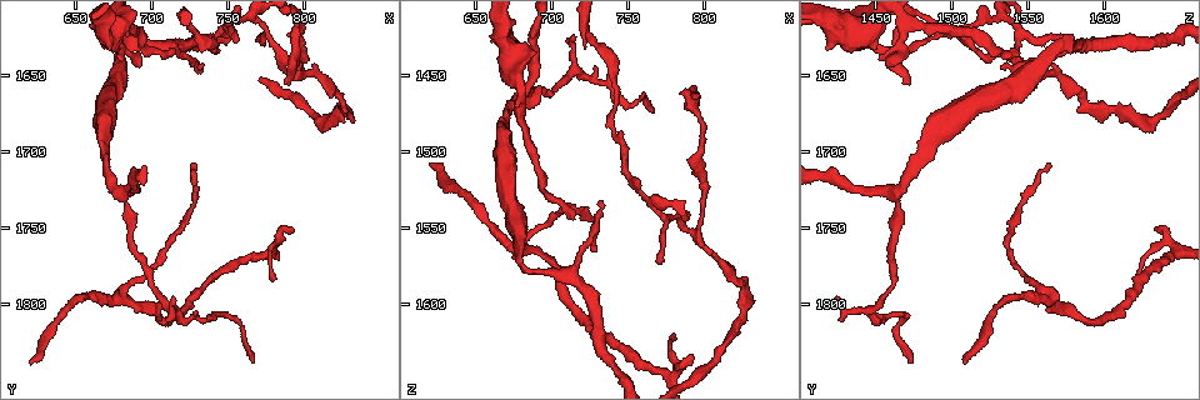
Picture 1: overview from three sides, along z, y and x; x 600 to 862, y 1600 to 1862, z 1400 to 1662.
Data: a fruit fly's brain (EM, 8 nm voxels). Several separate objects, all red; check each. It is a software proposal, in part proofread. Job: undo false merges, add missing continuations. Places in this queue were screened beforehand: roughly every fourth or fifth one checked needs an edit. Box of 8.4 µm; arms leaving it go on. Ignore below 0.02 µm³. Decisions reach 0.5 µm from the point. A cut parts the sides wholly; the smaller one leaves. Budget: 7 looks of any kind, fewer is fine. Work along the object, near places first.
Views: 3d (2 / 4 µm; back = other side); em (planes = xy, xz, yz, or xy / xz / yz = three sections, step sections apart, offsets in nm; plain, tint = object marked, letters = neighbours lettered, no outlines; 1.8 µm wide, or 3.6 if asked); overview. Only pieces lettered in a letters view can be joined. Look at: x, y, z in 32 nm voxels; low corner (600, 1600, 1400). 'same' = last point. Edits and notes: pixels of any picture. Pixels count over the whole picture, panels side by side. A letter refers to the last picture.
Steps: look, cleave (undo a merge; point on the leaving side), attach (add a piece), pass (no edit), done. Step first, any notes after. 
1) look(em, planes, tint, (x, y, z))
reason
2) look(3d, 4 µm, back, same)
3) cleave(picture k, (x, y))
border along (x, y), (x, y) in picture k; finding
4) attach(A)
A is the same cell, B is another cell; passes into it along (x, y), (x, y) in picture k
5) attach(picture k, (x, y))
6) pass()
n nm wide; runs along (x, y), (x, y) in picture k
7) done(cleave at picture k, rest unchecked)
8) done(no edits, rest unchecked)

look(em, planes, tint, (792, 1752, 1632))
free end

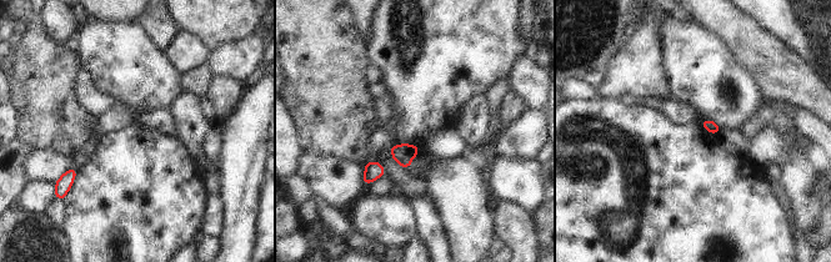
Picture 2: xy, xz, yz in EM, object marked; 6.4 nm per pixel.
look(em, planes, letters, same)
see the neighbours

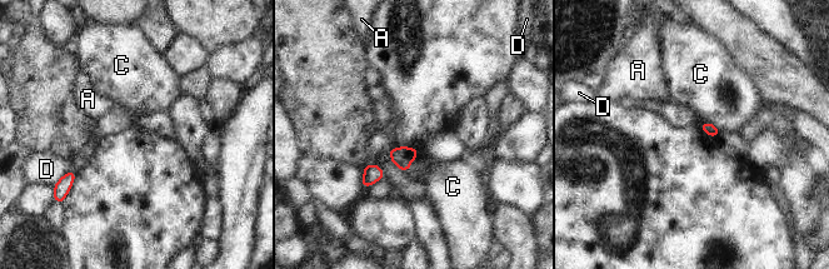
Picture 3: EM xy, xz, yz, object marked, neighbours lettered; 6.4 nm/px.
pass()
C touches over 130 nm; A, C and D are other cells; border along (704, 120), (713, 124), (720, 131) in picture 3; none of them fits

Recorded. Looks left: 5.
look(3d, 2 µm, (794, 1648, 1556))
three-way junction

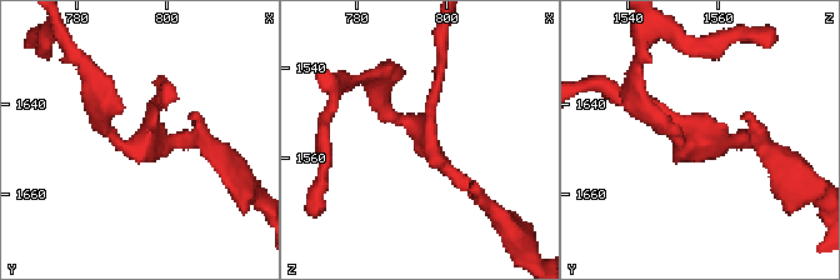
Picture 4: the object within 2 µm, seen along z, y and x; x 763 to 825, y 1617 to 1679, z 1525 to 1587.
look(em, xy, step 16, tint, (794, 1649, 1554))

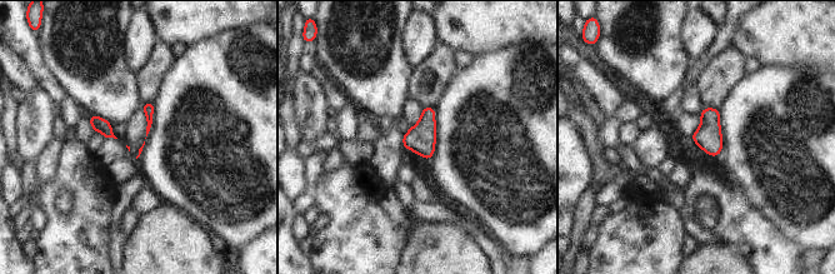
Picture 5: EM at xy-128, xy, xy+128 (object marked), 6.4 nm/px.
look(em, planes, letters, same)

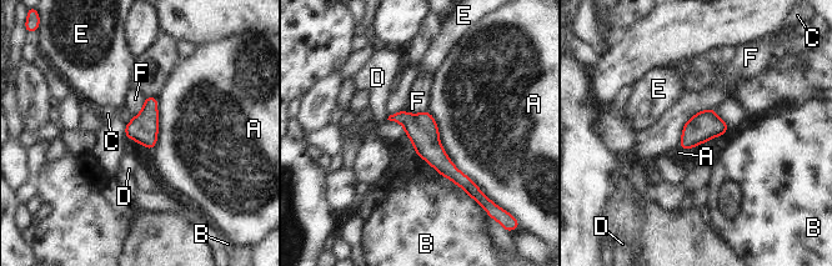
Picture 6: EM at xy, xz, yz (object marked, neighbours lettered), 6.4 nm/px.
pass()
A touches over 650 nm; A, B, C, D, E and F are other cells; runs along (392, 118), (402, 118), (467, 187) in picture 6; continuous, no second cell

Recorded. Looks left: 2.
look(3d, 4 µm, (790, 1654, 1472))
an open end

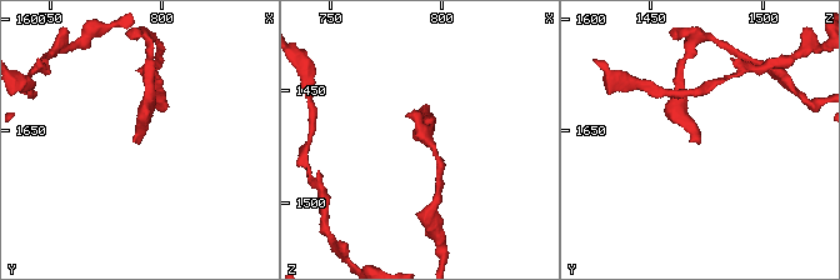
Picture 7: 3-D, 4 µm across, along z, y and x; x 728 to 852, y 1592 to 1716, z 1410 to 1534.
look(em, planes, letters, (789, 1655, 1472))

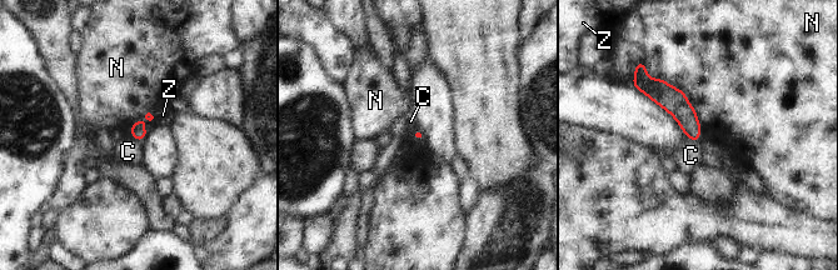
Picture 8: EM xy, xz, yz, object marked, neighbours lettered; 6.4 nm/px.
pass()
N touches over 420 nm; C, N and Z are other cells; none of them fits

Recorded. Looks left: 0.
done(no edits, rest unchecked)

